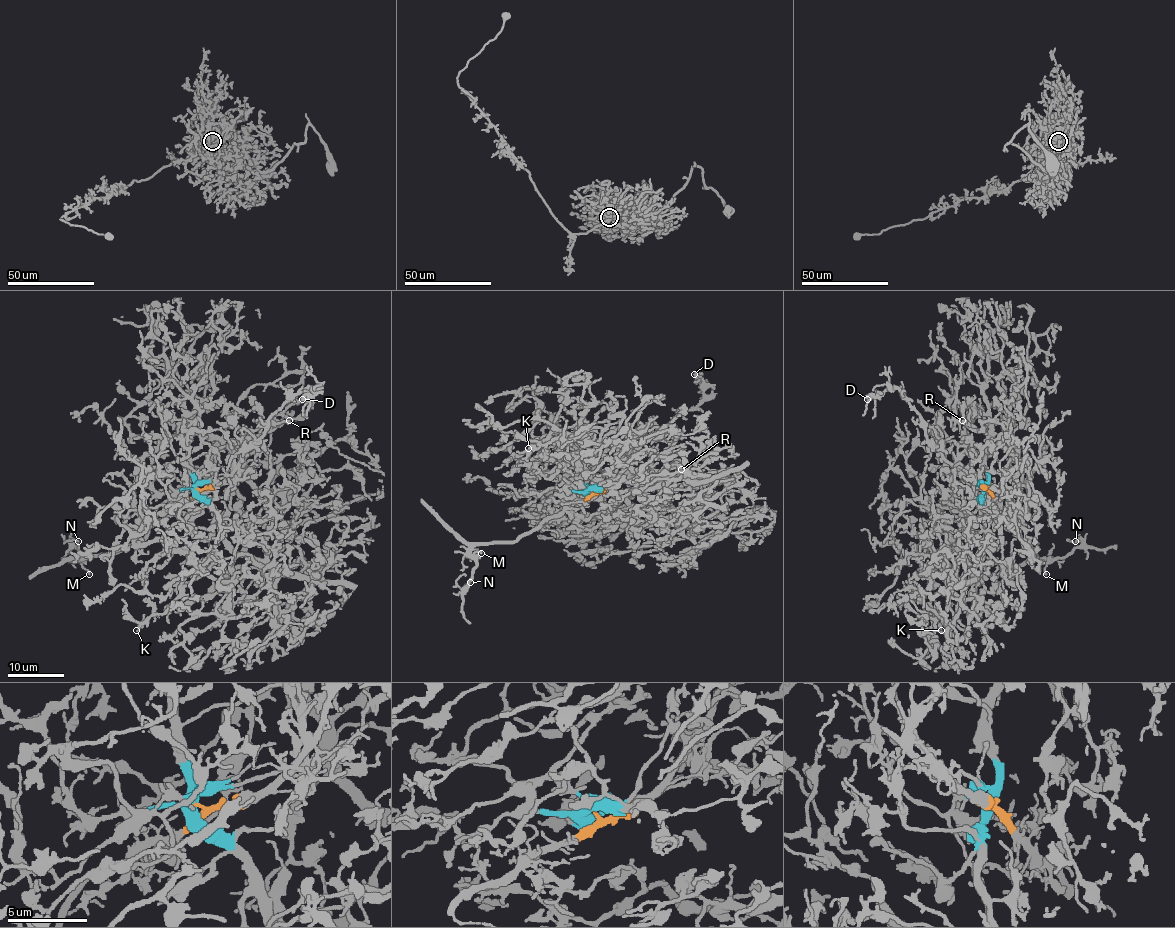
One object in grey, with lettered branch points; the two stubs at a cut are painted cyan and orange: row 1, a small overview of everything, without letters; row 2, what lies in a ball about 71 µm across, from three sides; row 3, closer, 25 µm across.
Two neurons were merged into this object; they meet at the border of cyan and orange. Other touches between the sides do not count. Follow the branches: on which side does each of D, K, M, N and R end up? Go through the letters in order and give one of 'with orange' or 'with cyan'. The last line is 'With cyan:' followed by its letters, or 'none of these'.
D: with orange
K: with cyan
M: with orange
N: with orange
R: with cyan
With cyan: K, R

